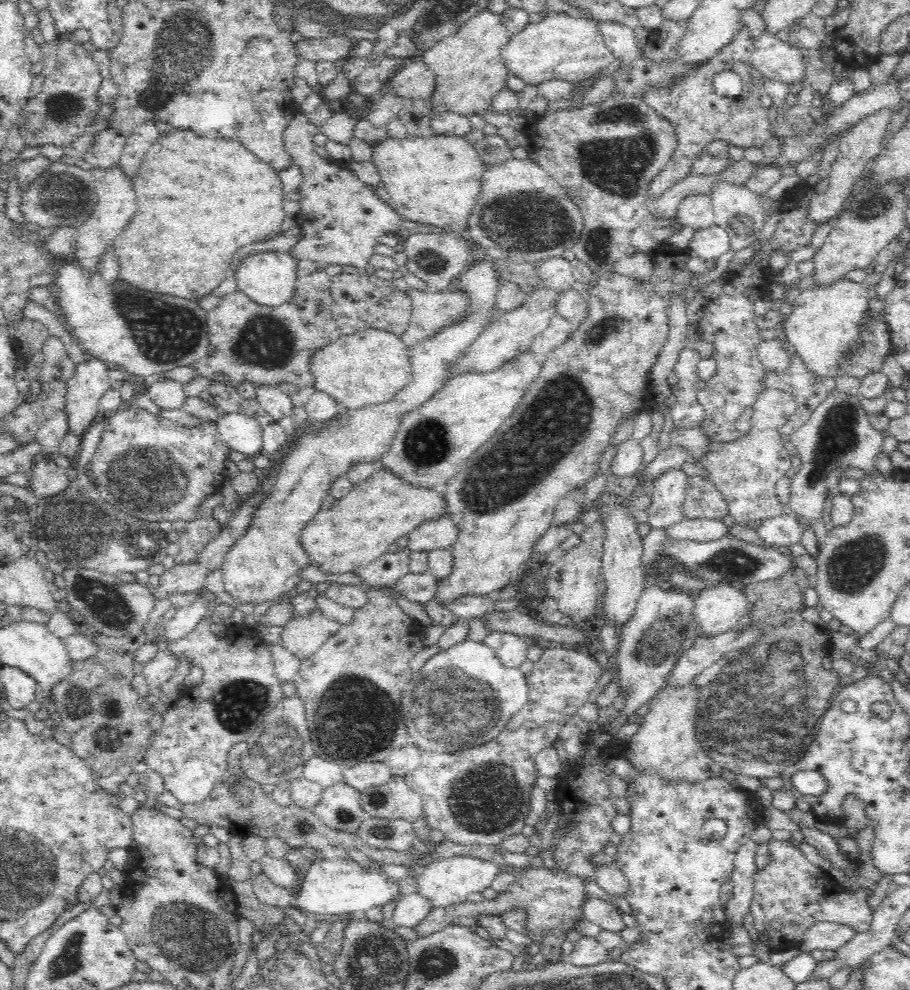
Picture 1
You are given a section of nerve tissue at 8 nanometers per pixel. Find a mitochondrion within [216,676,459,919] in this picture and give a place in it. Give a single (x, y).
(279, 750)

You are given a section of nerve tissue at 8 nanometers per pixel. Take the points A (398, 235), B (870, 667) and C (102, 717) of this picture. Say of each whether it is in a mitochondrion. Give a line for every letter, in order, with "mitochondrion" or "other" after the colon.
A: other
B: other
C: mitochondrion

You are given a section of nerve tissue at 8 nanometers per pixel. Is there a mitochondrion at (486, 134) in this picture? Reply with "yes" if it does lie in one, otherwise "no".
no

